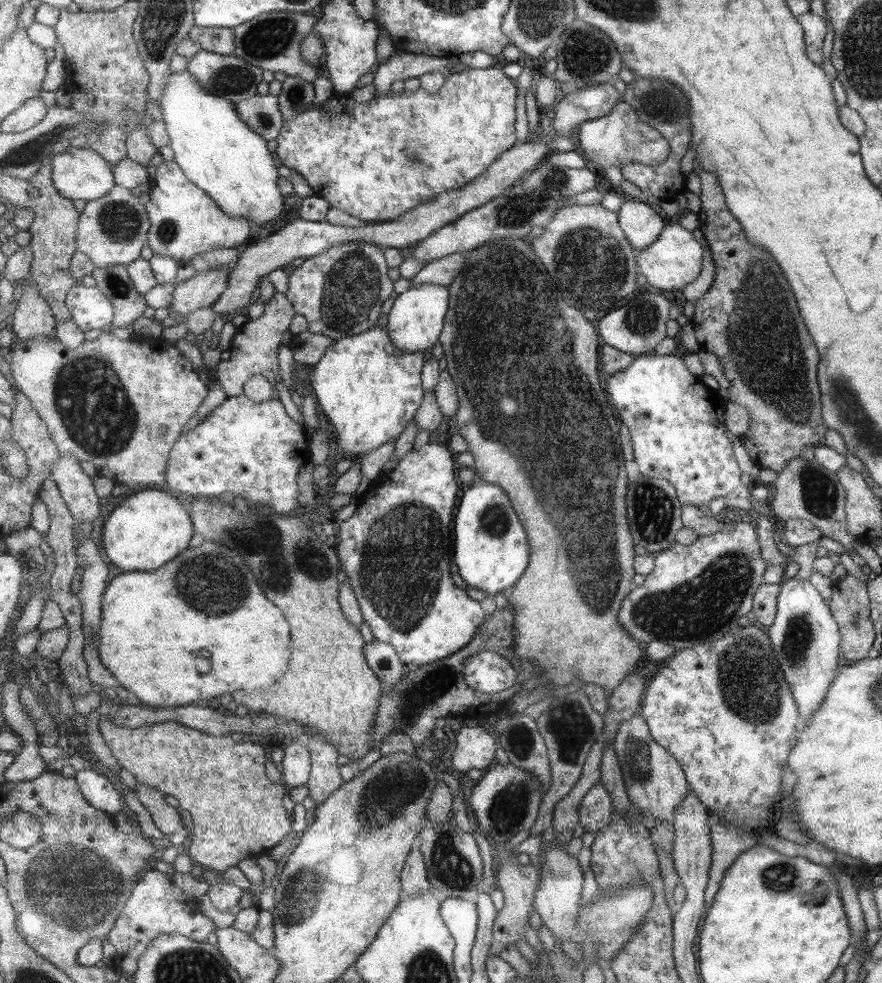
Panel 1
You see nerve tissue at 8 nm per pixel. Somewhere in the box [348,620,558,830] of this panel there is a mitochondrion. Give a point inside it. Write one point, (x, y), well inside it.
(411, 705)

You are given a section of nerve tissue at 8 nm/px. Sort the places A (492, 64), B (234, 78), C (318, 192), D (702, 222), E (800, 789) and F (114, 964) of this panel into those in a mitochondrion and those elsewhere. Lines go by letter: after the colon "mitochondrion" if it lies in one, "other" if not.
A: other
B: mitochondrion
C: other
D: other
E: other
F: other

